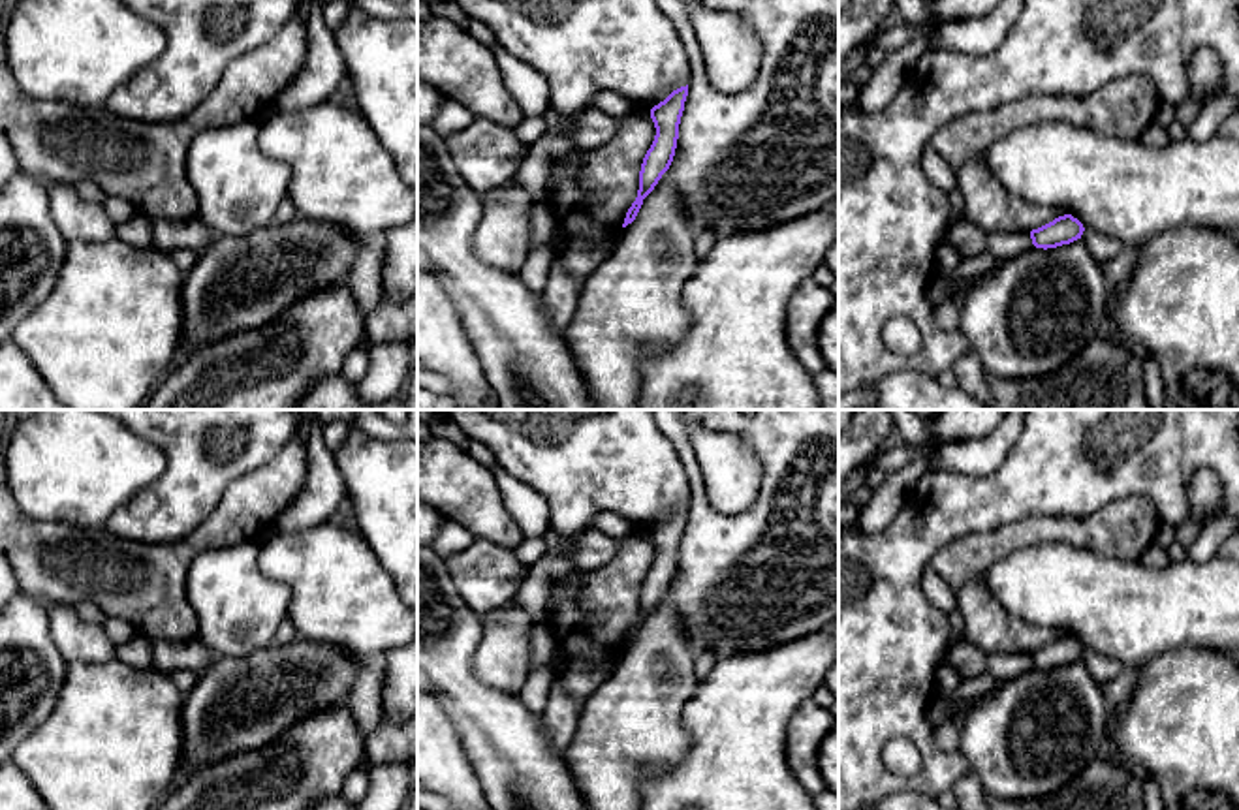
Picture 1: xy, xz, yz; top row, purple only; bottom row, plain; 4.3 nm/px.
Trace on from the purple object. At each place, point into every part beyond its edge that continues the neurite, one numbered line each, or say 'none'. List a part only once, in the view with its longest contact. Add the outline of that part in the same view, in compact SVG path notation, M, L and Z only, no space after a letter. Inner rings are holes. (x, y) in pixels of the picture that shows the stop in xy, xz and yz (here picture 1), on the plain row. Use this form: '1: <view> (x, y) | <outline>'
none

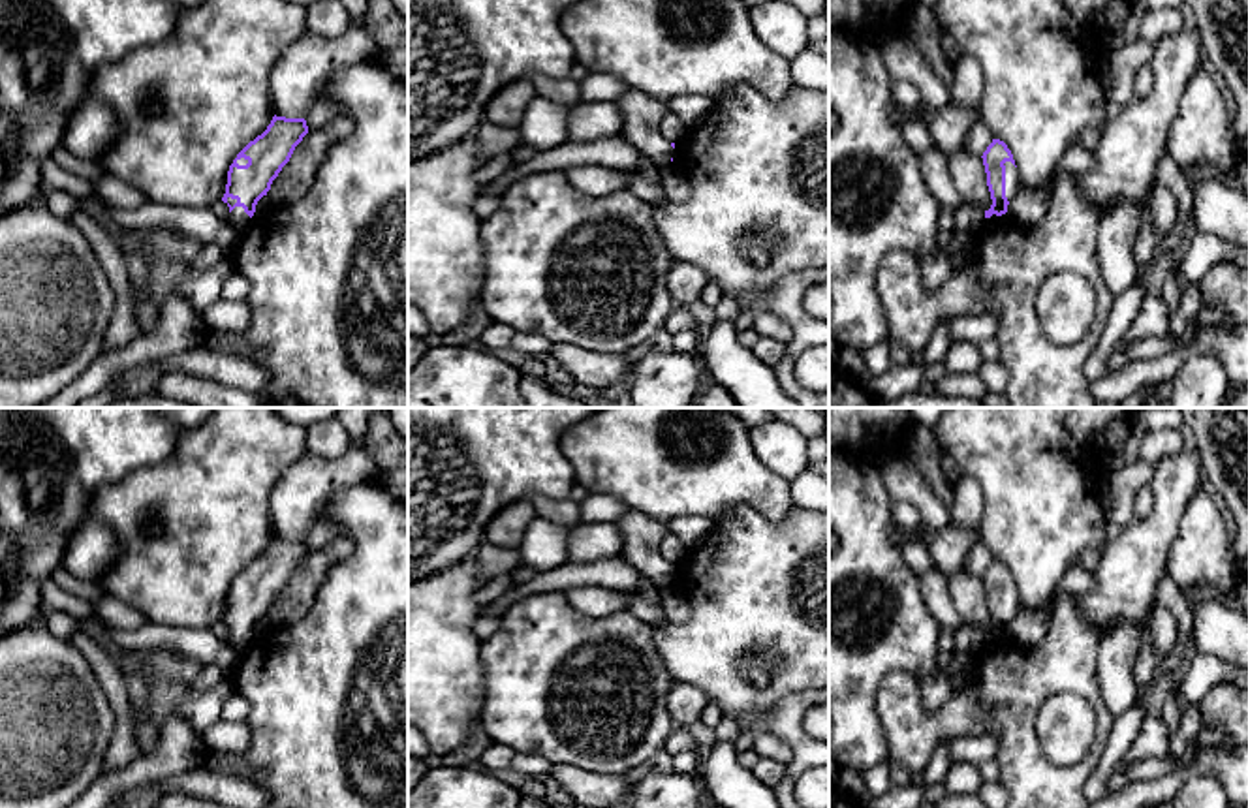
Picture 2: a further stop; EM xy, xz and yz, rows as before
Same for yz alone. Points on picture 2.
1: yz (1012, 598) | M1006 583L1006 618L1007 622L1013 620L1015 613L1019 611L1019 594L1011 583Z

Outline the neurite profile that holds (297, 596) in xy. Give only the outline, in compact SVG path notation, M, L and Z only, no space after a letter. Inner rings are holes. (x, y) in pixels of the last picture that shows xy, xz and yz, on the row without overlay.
M336 539L325 549L308 551L295 567L289 583L273 601L267 618L273 626L286 626L301 620L314 603L314 598L327 577L329 569L353 552L348 539Z

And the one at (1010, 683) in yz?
M1058 594L1039 645L1022 646L1007 633L987 641L974 656L968 682L932 714L923 708L921 682L910 673L891 673L878 695L887 761L923 774L938 746L992 733L998 737L1000 782L1009 795L1006 808L1090 808L1084 784L1103 755L1115 720L1098 686L1100 639L1081 616L1075 596ZM1058 691L1079 695L1094 710L1092 746L1071 767L1051 763L1036 735L1043 703Z

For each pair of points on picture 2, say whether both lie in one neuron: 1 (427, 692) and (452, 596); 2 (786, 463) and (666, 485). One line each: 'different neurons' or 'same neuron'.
1: same neuron
2: different neurons

